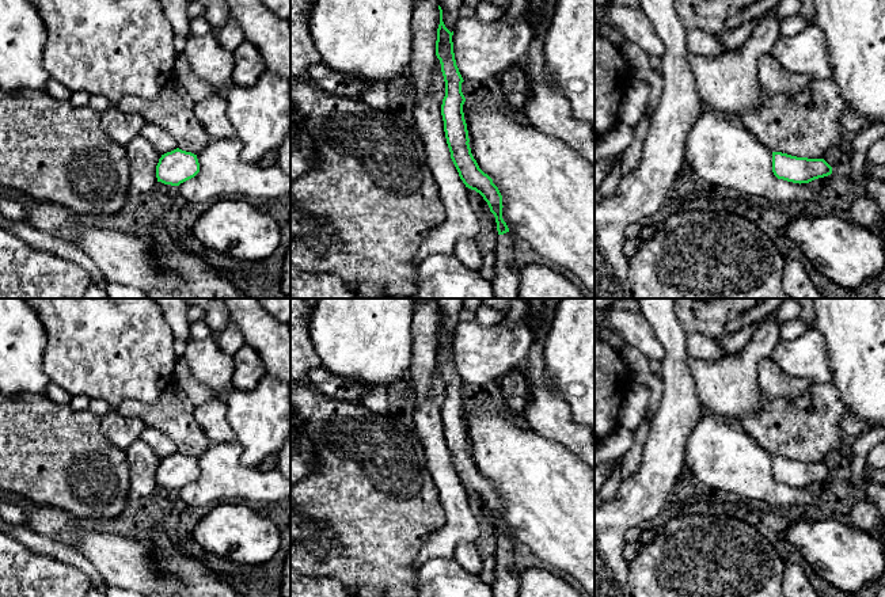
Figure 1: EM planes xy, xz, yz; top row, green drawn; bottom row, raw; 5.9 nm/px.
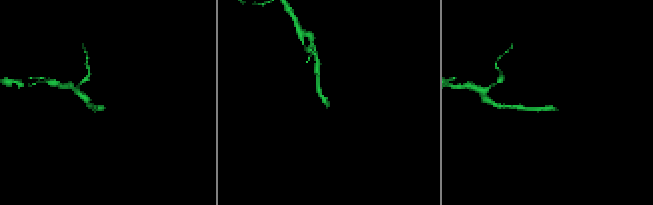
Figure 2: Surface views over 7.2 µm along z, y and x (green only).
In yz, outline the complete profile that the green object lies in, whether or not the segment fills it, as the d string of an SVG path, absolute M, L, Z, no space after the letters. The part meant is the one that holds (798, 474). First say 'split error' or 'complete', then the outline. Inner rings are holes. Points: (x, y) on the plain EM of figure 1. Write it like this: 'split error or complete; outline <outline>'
complete; outline M772 456L772 476L778 483L801 488L831 479L832 471L824 463Z

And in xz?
split error; outline M440 309L438 313L440 328L437 332L436 360L440 364L445 385L441 419L451 463L466 491L479 497L495 521L498 544L495 552L495 577L490 586L493 596L519 597L520 579L509 570L516 541L502 522L502 499L498 491L493 487L493 483L479 472L471 457L468 434L463 417L466 402L462 396L462 387L464 384L455 364L452 346L453 335L451 336L445 331Z

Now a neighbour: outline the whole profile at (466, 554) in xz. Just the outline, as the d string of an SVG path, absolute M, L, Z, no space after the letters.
M474 543L459 544L453 559L471 574L479 575L483 567L483 559L481 558Z

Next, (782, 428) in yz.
M813 383L809 395L812 406L804 408L760 389L763 408L737 425L771 456L823 463L839 445L839 423L847 408L829 383Z

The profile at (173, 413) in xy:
M170 384L153 403L124 400L115 411L126 418L138 418L170 437L178 452L201 457L212 445L194 418L194 404L175 384Z

